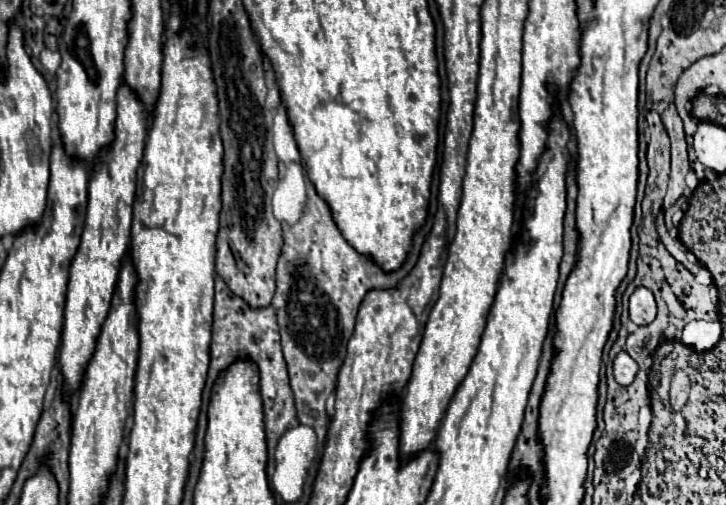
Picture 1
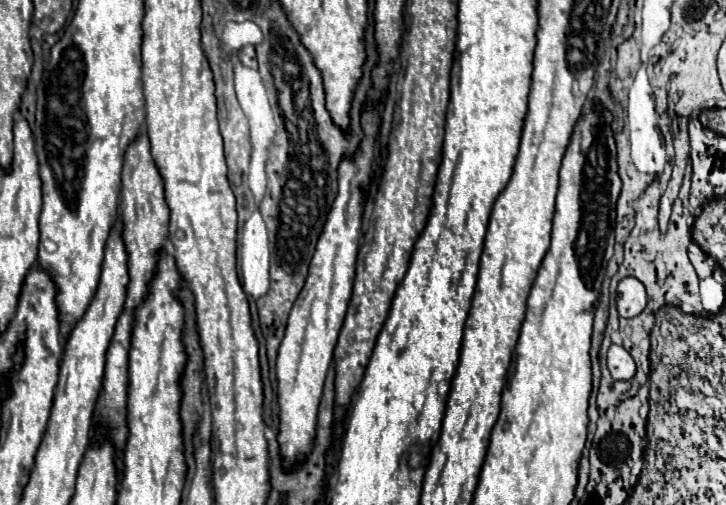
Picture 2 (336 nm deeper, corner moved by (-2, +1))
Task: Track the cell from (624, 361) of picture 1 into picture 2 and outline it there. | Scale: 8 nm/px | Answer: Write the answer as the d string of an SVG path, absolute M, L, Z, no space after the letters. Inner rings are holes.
M612 344L608 350L608 370L614 380L630 380L636 372L636 364L632 356L624 350L624 346Z

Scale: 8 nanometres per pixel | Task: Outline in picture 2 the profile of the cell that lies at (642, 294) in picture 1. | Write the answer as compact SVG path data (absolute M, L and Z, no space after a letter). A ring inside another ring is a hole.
M624 278L618 284L618 314L622 318L634 318L646 308L646 290L644 284L636 278Z

